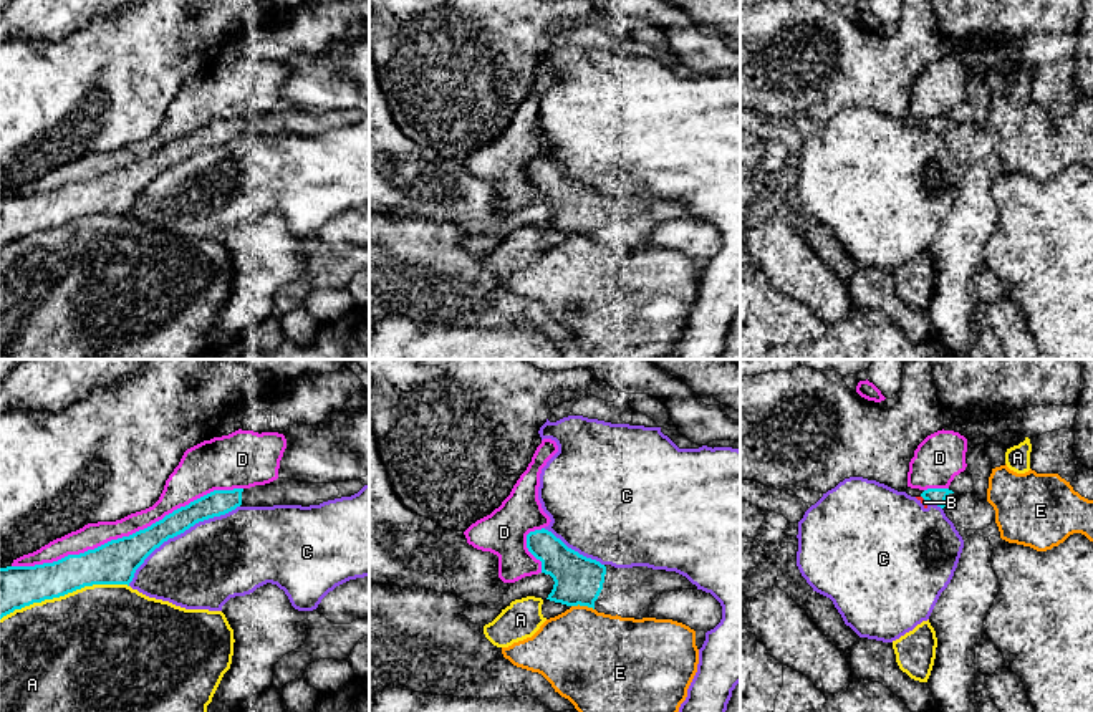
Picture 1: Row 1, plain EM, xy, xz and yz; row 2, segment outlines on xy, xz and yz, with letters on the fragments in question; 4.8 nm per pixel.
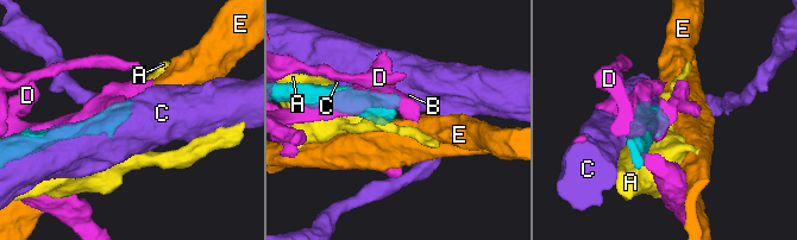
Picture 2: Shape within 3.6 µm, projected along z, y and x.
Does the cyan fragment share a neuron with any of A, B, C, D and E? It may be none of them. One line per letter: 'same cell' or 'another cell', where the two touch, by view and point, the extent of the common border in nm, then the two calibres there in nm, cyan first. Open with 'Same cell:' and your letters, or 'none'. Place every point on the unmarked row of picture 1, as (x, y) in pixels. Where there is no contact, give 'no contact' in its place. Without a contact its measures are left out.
Same cell: none
A: another cell; contact xy (63, 224); length 650 nm; calibres 200 and 500 nm
B: another cell; contact yz (926, 128); length 60 nm; calibres 80 and 30 nm
C: another cell; contact xy (179, 163); length 650 nm; calibres 150 and 400 nm
D: another cell; contact xy (126, 166); length 1200 nm; calibres 200 and 120 nm
E: another cell; contact xz (583, 234); length 110 nm; calibres 240 and 440 nm

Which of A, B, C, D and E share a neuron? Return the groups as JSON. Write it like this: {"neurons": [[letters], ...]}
{"neurons": [["A"], ["B", "C"], ["D"], ["E"]]}

